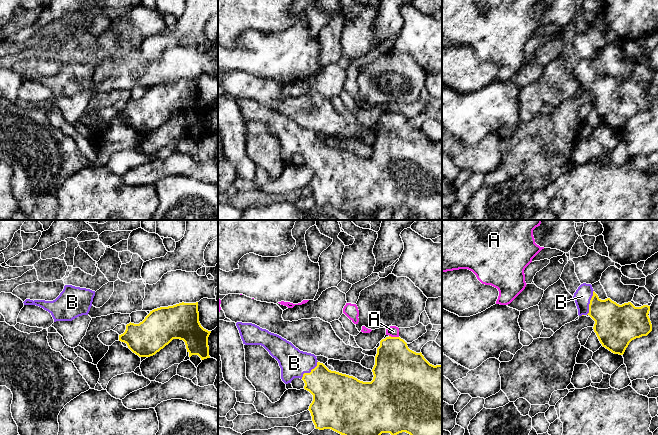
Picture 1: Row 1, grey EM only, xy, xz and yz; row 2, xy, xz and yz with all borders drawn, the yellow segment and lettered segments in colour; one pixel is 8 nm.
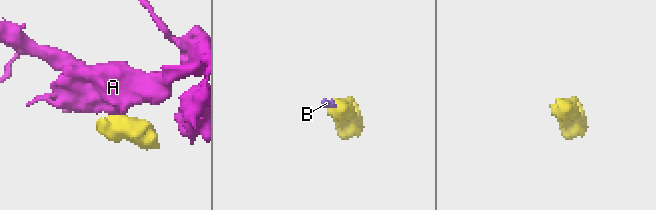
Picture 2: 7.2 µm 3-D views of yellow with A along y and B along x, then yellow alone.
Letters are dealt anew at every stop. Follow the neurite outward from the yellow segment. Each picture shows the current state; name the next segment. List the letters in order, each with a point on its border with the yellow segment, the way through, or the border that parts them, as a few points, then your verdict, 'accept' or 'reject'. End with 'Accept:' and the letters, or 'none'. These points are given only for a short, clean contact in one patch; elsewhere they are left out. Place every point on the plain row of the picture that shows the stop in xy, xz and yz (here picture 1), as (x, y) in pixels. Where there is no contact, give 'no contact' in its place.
A: meets yellow in xz at (394, 113); border along xz (389, 111), (398, 113); reject
B: meets yellow in yz at (590, 78); runs through yz (613, 99), (590, 78), (582, 72); accept
Accept: B

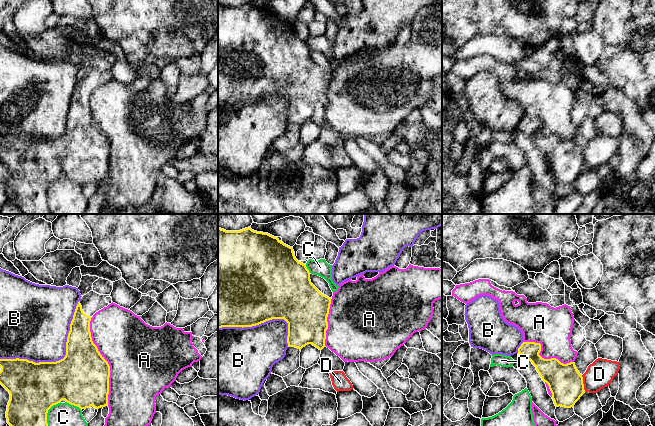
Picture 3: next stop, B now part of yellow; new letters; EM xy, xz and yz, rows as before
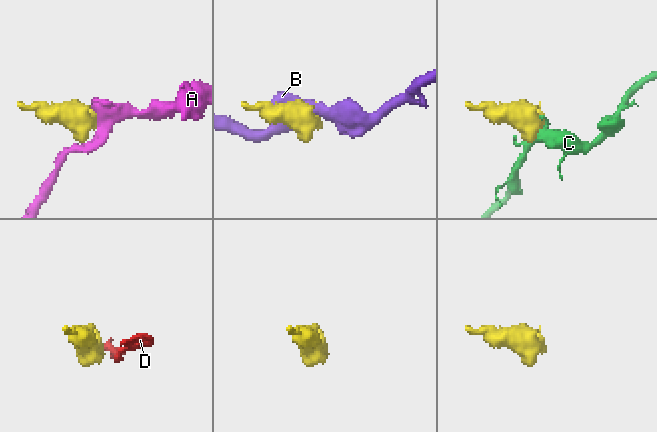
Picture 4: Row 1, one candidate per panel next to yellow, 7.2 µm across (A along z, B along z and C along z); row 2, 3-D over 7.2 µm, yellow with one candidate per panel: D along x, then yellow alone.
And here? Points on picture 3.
A: meets yellow in xy at (106, 137); reject
B: meets yellow in xy at (61, 135); reject
C: meets yellow in xy at (46, 194); reject
D: meets yellow in yz at (582, 159); reject
Accept: none

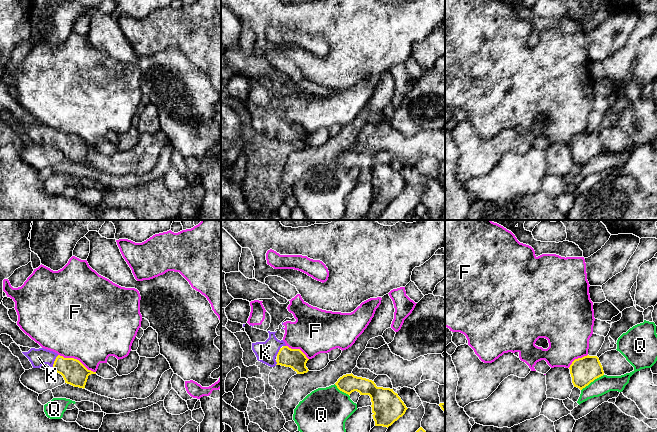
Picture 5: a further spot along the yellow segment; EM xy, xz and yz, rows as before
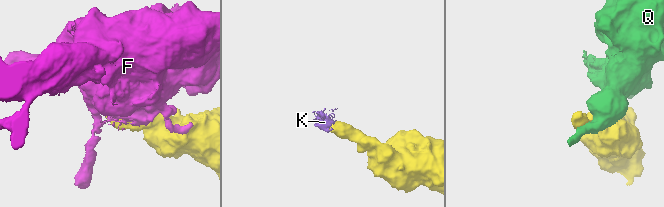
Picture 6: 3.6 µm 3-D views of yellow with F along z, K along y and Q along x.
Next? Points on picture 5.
F: meets yellow in xy at (76, 135); border along xy (58, 130), (64, 133), (76, 134), (88, 145), (95, 148); reject
K: meets yellow in xy at (54, 138); runs through xy (74, 149), (68, 143), (54, 138), (49, 133), (38, 133); accept
Q: meets yellow in yz at (592, 157); reject
Accept: K

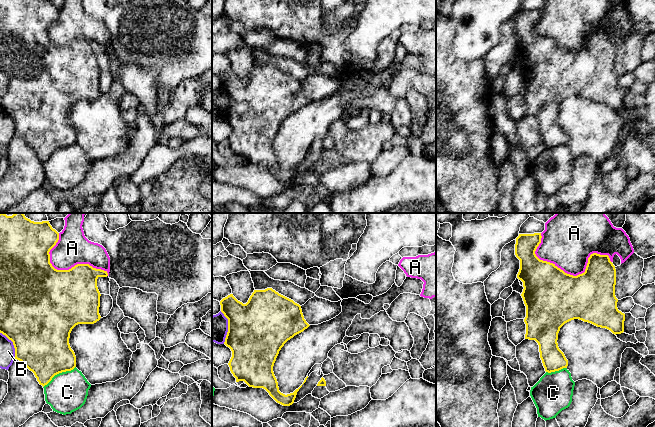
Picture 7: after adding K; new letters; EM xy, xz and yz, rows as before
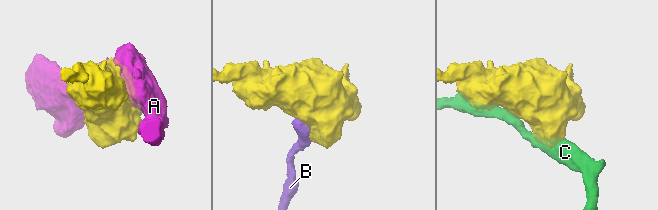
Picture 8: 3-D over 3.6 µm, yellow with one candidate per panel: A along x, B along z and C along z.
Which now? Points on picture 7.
A: meets yellow in yz at (578, 51); reject
B: meets yellow in xy at (13, 120); reject
C: meets yellow in xy at (59, 148); reject
Accept: none

